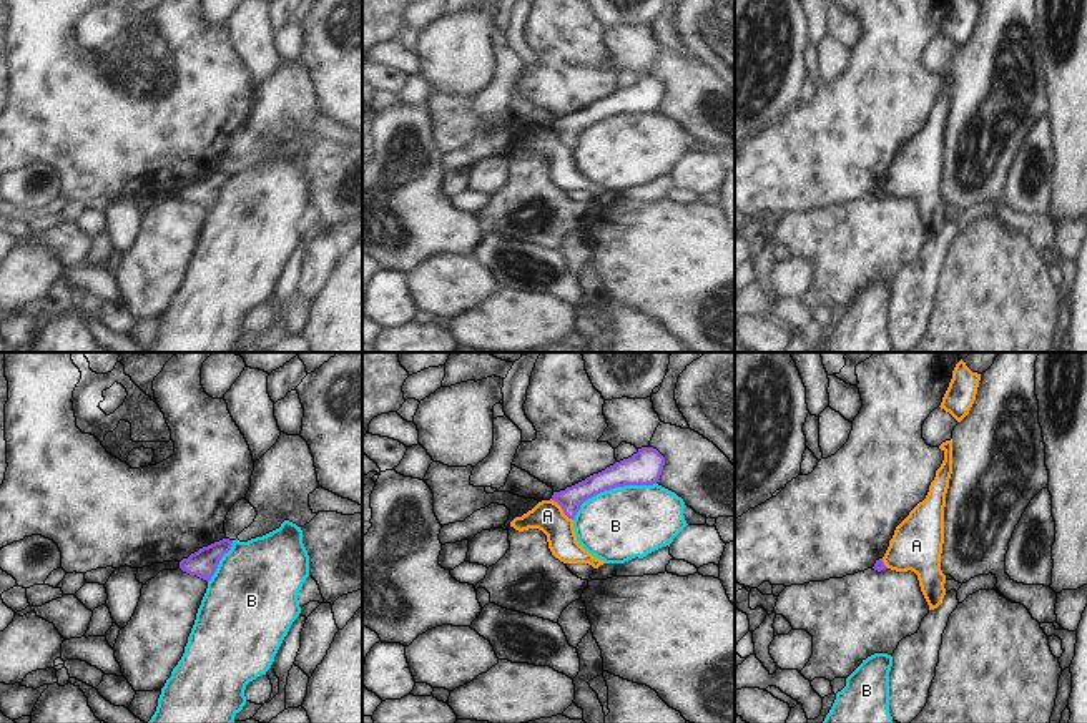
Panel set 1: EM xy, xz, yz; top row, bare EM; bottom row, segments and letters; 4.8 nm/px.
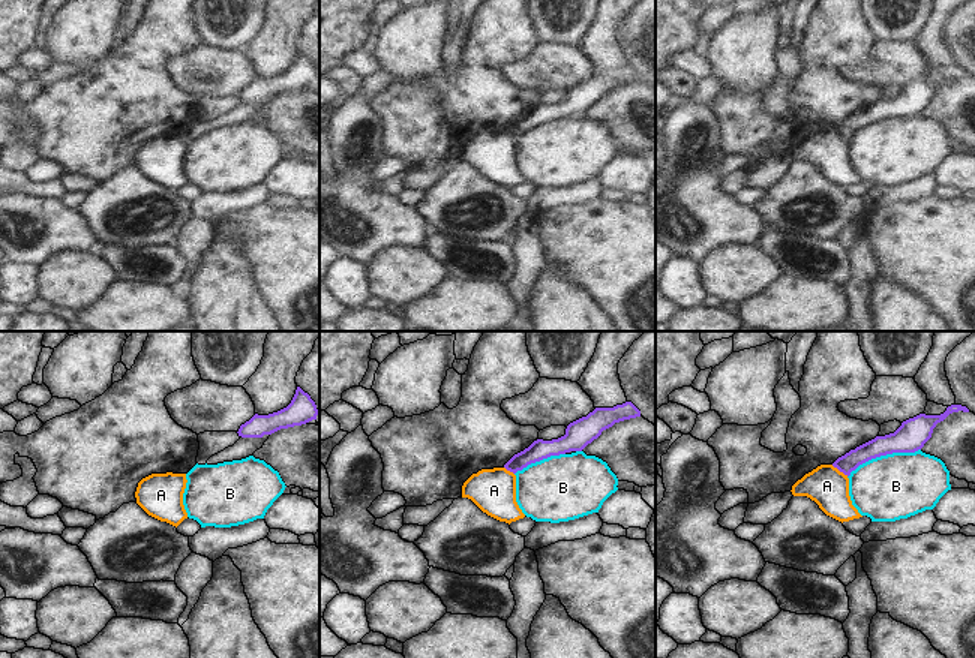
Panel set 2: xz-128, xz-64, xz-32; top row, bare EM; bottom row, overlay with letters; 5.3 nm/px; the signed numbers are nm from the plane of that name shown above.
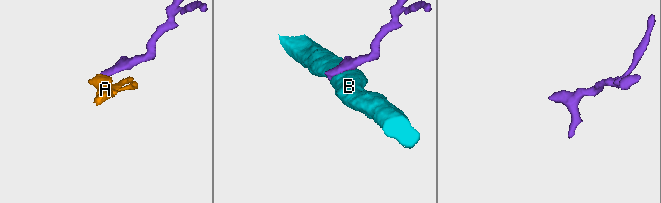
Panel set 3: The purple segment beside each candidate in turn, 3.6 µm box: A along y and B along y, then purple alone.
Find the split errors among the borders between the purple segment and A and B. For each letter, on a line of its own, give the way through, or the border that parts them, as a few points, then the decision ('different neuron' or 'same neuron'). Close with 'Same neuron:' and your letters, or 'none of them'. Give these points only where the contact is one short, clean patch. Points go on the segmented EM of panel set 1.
A: border xz (550, 499), (572, 521); different neuron
B: different neuron
Same neuron: none of them

